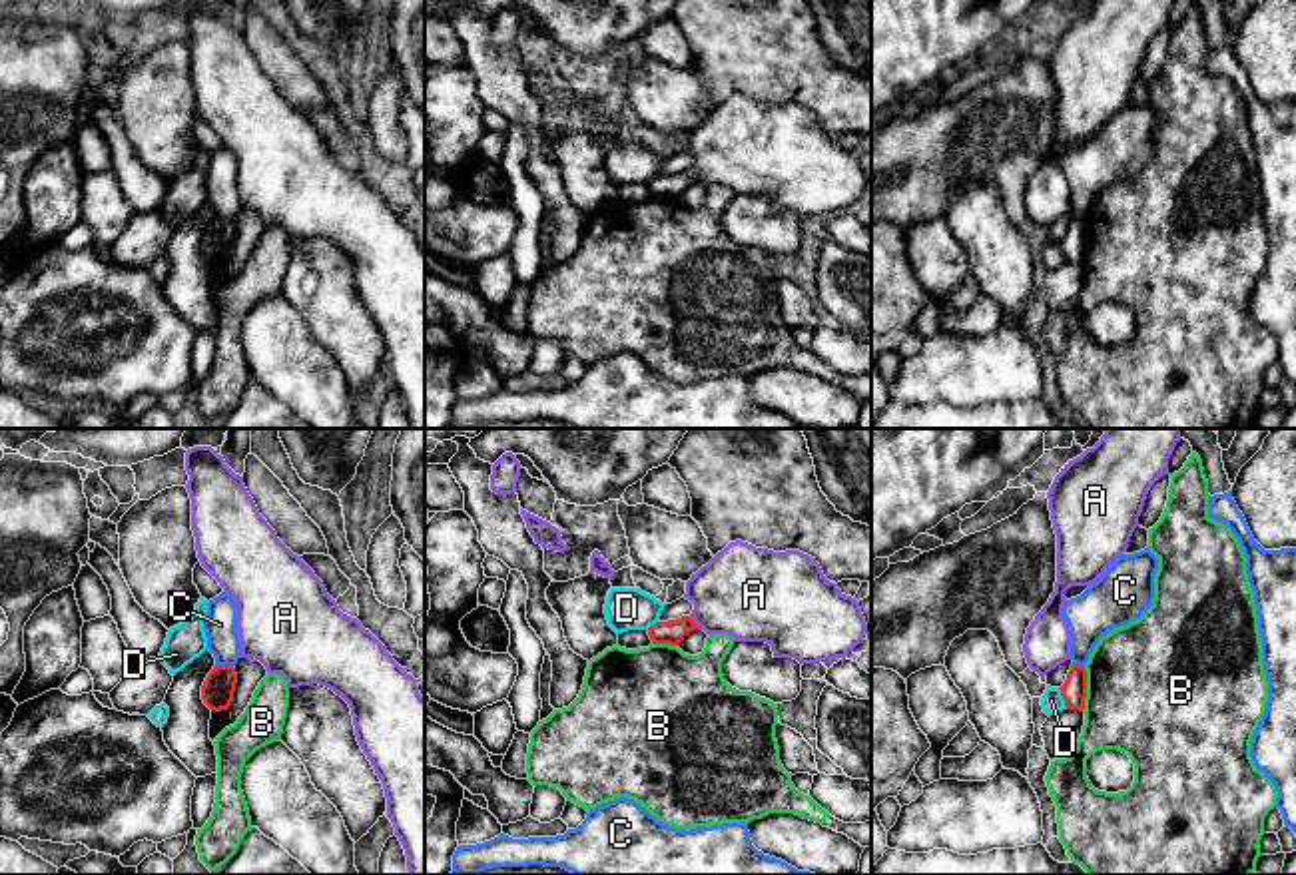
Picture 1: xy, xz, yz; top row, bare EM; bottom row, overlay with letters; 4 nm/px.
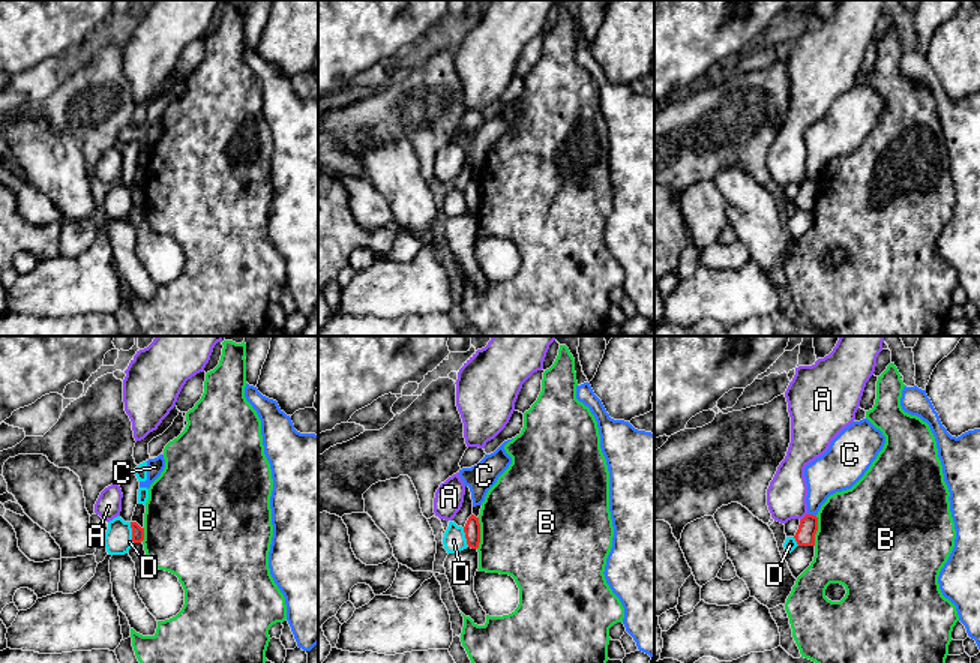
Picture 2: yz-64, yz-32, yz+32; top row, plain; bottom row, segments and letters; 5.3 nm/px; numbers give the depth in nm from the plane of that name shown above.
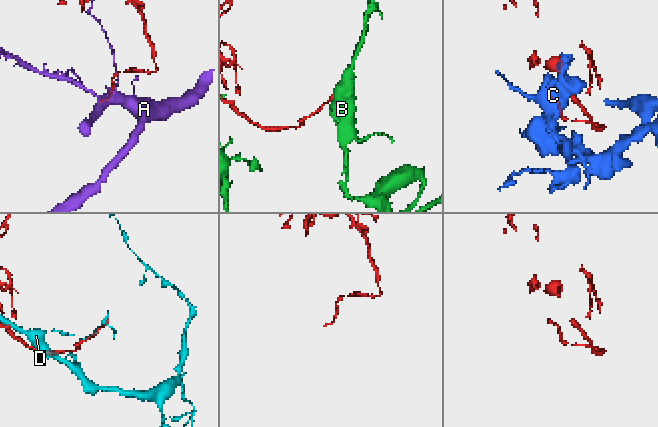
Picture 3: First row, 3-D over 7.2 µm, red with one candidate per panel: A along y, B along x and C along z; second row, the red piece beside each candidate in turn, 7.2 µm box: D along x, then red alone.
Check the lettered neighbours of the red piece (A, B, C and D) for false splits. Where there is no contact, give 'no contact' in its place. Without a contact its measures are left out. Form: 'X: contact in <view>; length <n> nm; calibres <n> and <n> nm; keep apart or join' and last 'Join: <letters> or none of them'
A: contact in xz; length 80 nm; calibres 100 and 380 nm; keep apart
B: contact in yz; length 180 nm; calibres 100 and 500 nm; keep apart
C: contact in xy; length 70 nm; calibres 130 and 130 nm; keep apart
D: contact in yz; length 100 nm; calibres 100 and 90 nm; keep apart
Join: none of them

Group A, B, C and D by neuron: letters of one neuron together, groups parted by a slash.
A / B / C / D

